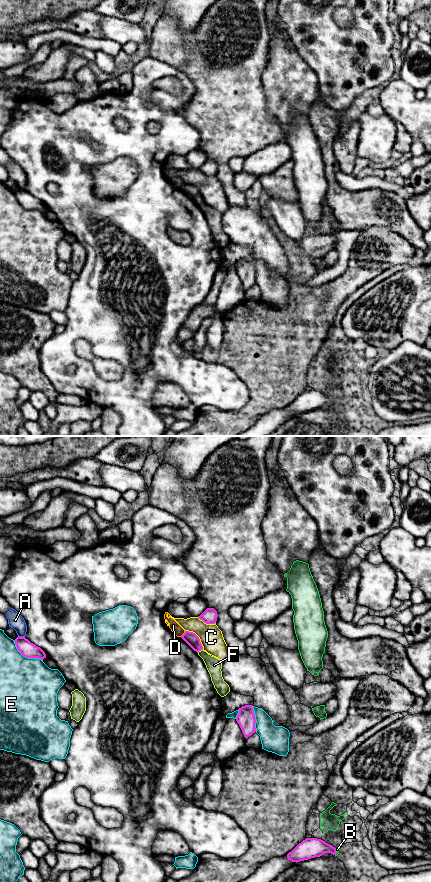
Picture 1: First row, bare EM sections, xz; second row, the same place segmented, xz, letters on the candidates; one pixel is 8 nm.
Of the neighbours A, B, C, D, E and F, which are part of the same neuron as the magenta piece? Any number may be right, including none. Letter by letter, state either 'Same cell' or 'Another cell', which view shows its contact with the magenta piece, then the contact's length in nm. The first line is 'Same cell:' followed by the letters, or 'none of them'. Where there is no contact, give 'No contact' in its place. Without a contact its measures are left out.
Same cell: none of them
A: Another cell. Touches magenta in xz. Shared border 60 nm
B: Another cell. Touches magenta in xz. Shared border 60 nm
C: Another cell. Touches magenta in xz. Shared border 220 nm
D: Another cell. Touches magenta in xz. Shared border 60 nm
E: Another cell. Touches magenta in xz. Shared border 280 nm
F: Another cell. Touches magenta in xz. Shared border 50 nm

